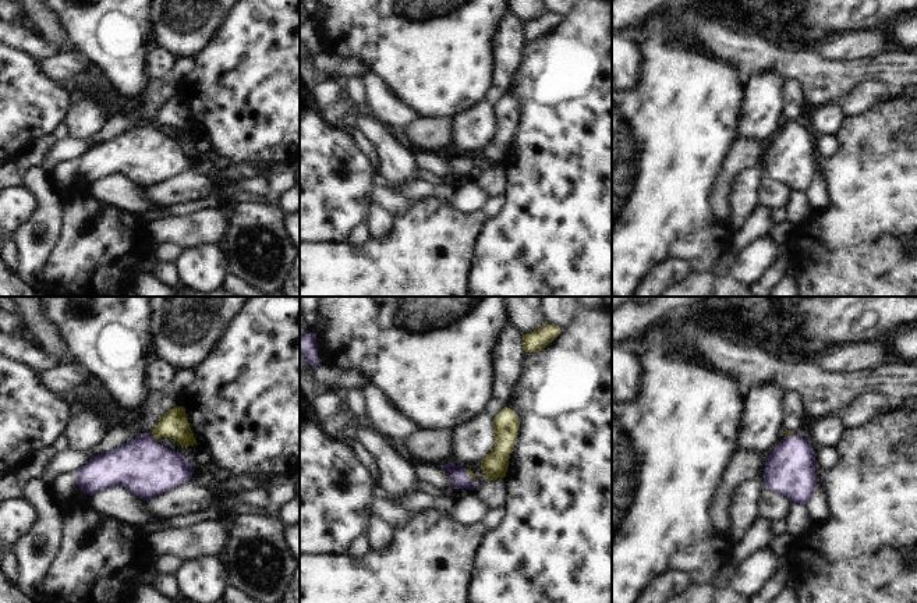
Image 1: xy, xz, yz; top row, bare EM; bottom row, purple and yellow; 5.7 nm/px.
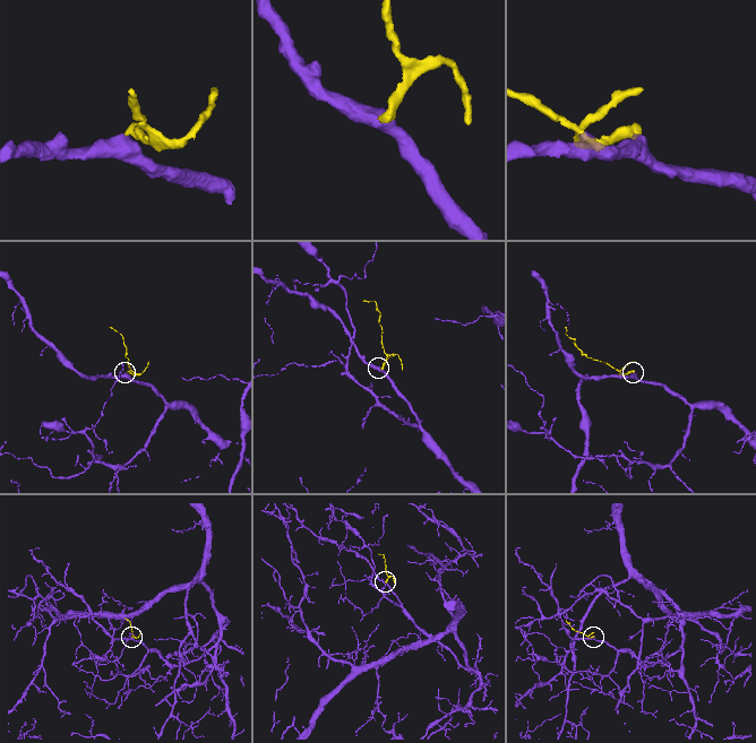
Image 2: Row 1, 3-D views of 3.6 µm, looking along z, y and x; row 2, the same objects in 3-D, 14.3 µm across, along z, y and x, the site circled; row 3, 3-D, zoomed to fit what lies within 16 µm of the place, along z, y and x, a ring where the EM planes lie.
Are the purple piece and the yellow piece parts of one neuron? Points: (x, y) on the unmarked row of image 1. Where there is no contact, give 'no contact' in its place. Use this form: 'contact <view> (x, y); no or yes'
contact xy (153, 126); yes

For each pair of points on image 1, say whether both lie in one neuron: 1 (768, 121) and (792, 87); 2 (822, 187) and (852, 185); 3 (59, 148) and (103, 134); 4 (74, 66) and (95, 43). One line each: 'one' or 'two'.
1: two
2: two
3: one
4: two

